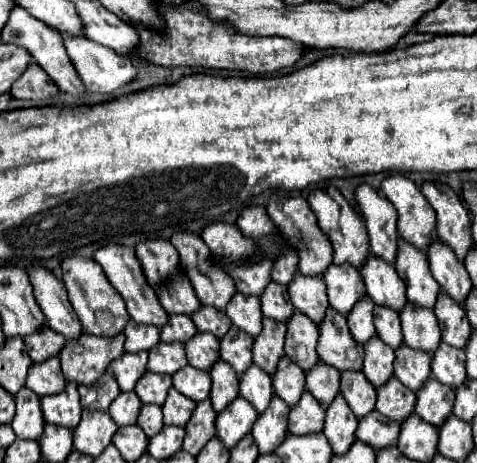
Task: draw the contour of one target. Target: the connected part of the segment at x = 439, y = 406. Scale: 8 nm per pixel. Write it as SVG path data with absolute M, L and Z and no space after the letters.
M430 377L422 385L420 393L416 393L414 413L420 419L432 423L434 427L440 427L440 423L444 423L444 419L452 413L452 403L454 403L454 389Z

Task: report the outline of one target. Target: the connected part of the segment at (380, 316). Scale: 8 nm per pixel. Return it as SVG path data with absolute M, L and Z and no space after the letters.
M376 305L374 307L374 327L376 327L376 335L386 345L392 345L392 347L402 345L402 327L400 327L398 311L394 311L390 307Z

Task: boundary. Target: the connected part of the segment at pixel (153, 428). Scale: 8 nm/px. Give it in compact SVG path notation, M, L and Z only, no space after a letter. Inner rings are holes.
M142 405L136 423L148 437L156 435L164 427L164 423L162 423L162 407L160 405Z

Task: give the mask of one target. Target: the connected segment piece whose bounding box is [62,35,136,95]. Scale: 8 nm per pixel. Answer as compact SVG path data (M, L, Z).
M62 35L66 51L84 83L84 87L90 93L106 93L112 95L114 91L122 89L124 85L132 83L136 79L136 67L130 59L124 59L122 55L116 55L112 49L98 45L96 41L90 41L88 37L70 37L70 35Z

